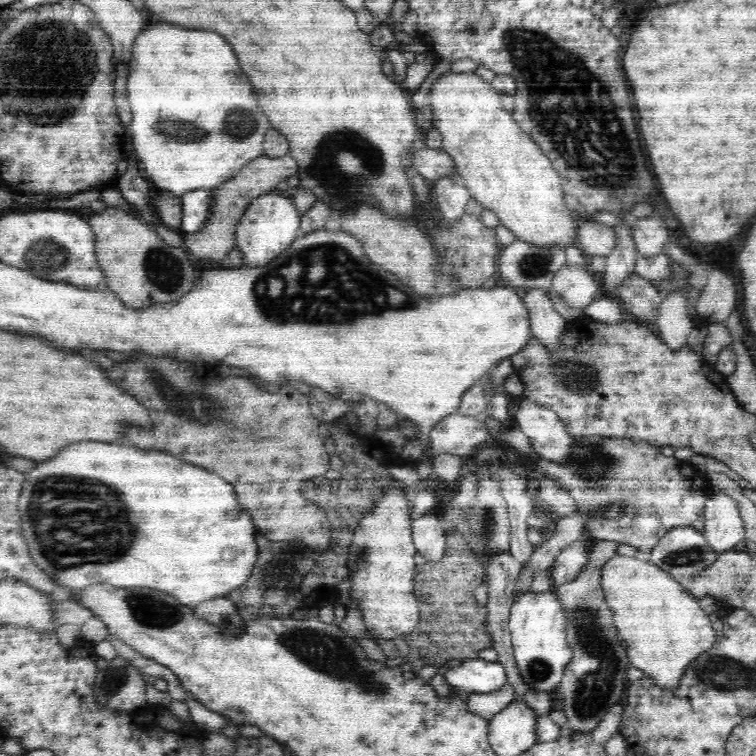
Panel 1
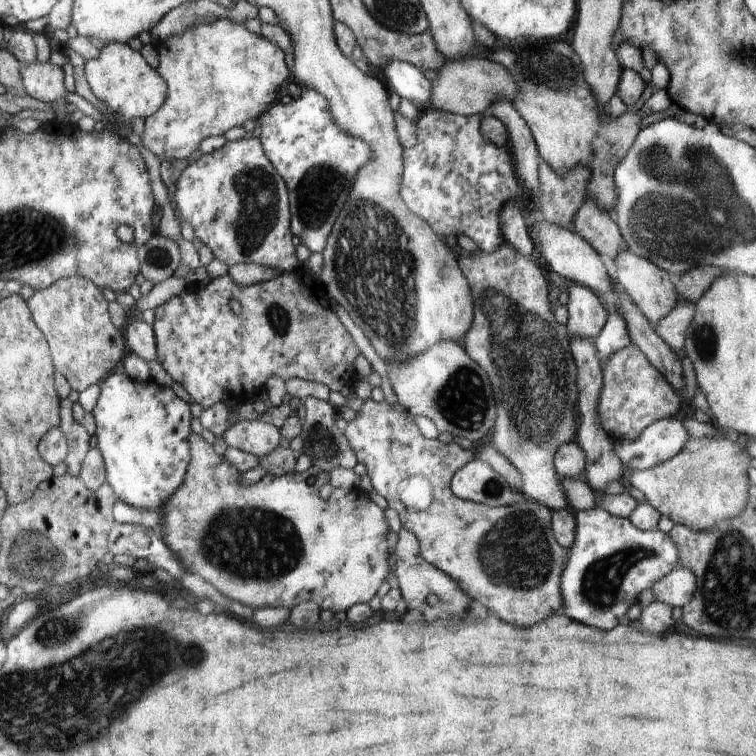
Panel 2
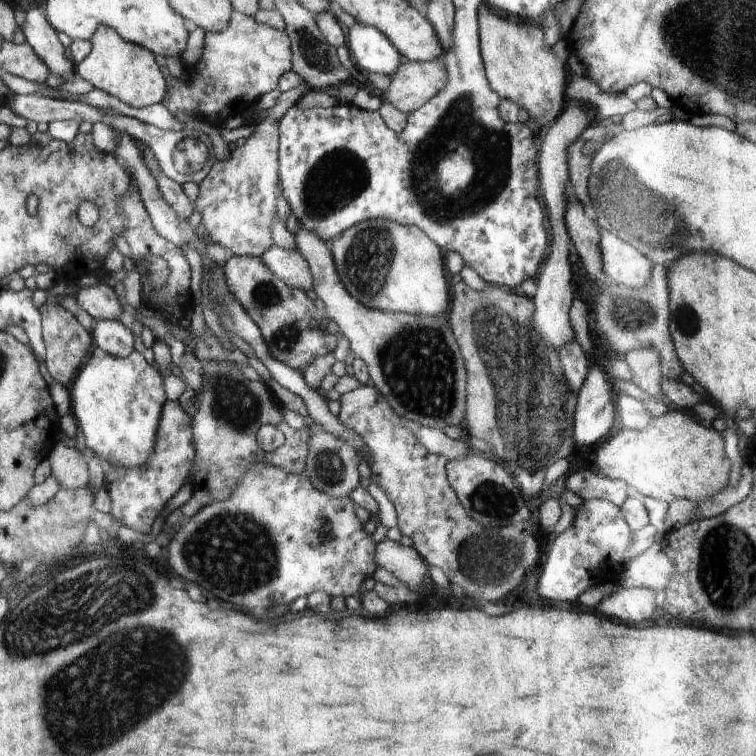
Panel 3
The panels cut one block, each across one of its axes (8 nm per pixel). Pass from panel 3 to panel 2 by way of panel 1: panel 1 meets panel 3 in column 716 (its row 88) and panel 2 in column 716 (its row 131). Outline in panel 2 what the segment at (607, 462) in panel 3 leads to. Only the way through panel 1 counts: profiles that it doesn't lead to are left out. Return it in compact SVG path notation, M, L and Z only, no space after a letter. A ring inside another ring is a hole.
M690 436L686 446L664 464L659 464L650 470L631 470L625 473L623 482L628 486L634 486L640 490L646 500L661 516L667 516L677 525L681 524L696 532L706 532L714 524L726 520L726 518L738 518L746 504L748 504L750 455L746 447L730 441L728 438L694 438Z

